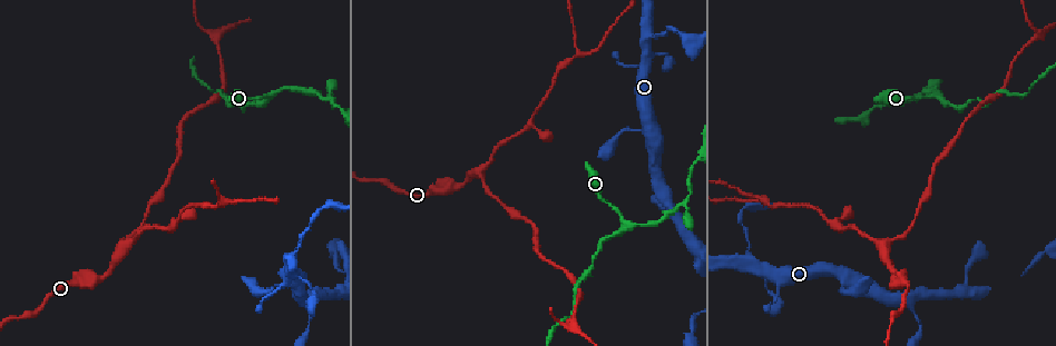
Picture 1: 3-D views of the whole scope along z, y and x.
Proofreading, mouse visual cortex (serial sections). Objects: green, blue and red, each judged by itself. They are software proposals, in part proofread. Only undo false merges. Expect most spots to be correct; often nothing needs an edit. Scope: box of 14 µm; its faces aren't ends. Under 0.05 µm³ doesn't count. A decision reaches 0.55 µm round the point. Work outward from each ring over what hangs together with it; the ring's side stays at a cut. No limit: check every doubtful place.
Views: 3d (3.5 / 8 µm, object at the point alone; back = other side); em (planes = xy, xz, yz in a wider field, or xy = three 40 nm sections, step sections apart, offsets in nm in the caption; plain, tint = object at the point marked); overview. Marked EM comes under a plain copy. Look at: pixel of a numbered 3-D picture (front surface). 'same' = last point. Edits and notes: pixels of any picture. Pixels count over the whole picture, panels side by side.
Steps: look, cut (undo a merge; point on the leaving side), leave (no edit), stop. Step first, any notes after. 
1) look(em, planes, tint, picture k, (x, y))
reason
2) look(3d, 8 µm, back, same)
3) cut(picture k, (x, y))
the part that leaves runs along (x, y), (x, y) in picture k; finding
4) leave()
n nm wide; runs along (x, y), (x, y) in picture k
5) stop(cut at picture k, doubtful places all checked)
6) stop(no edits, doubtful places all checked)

look(3d, 8 µm, picture 1, (121, 247))
side arm on a straight run

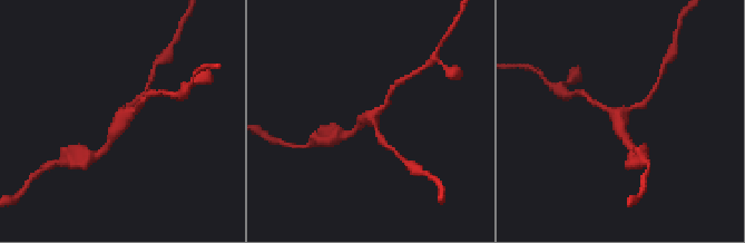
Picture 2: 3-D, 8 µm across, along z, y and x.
look(3d, 3.5 µm, back, picture 2, (123, 121))
zoom in

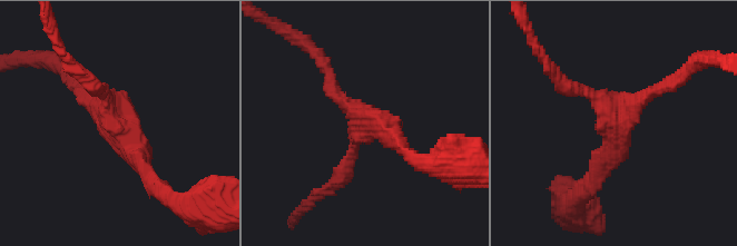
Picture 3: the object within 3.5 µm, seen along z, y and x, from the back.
look(em, xy, step 3, tint, picture 3, (114, 121))
3 arms; arms of 150, 200, 200 nm

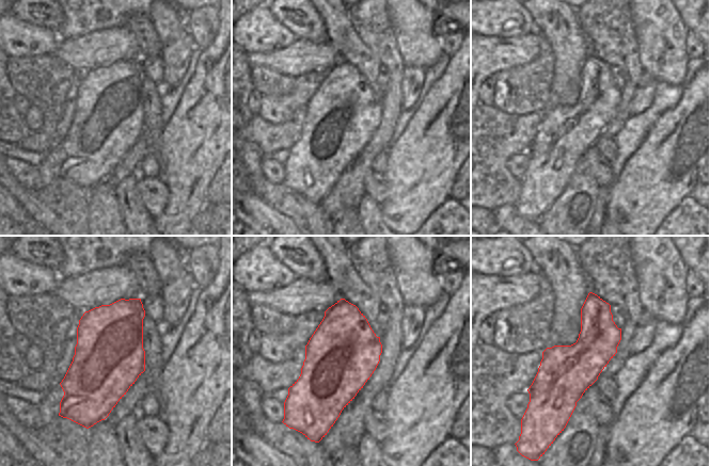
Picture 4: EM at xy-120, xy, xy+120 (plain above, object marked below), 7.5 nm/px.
leave()
runs along (149, 180), (105, 91), (91, 85) in picture 3; all the same cell

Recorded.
look(3d, 8 µm, picture 1, (767, 200))
three-way junction

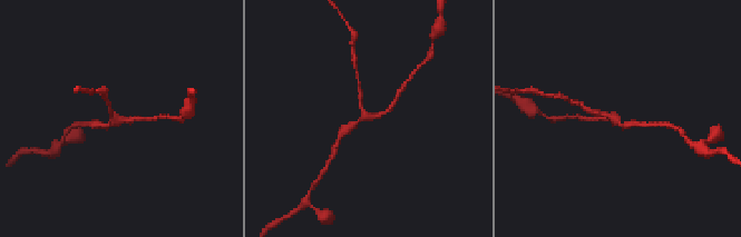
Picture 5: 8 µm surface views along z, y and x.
look(3d, 3.5 µm, back, picture 5, (113, 118))

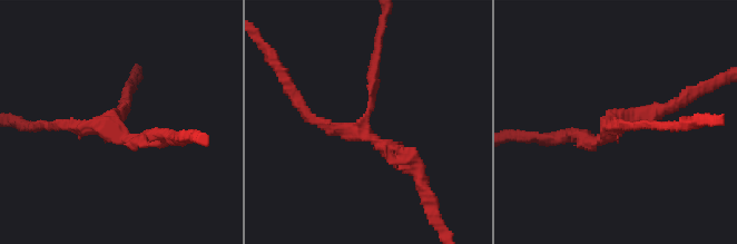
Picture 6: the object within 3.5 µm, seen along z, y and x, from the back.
look(em, xy, step 1, tint, picture 6, (112, 125))
now the EM

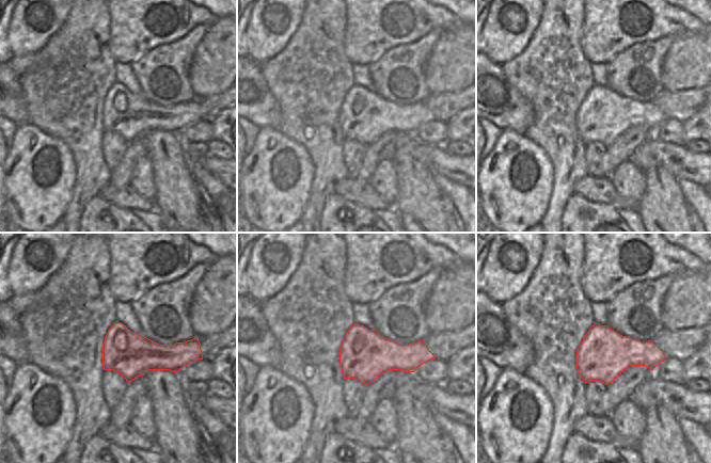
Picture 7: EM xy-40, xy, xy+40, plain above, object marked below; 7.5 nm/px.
leave()
3 arms; arms of 150, 150, 250 nm; runs along (420, 175), (369, 135), (314, 120), (296, 100) in picture 6; one cell here

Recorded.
look(3d, 3.5 µm, picture 1, (684, 201))
abrupt turn

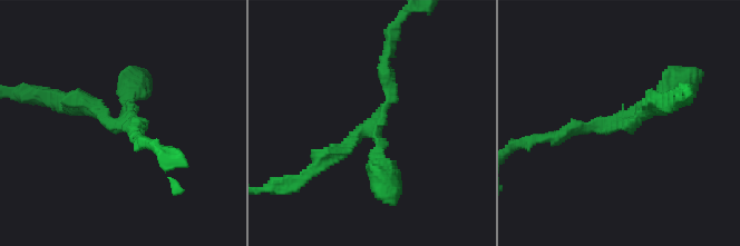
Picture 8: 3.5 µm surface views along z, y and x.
look(em, planes, tint, picture 8, (628, 125))

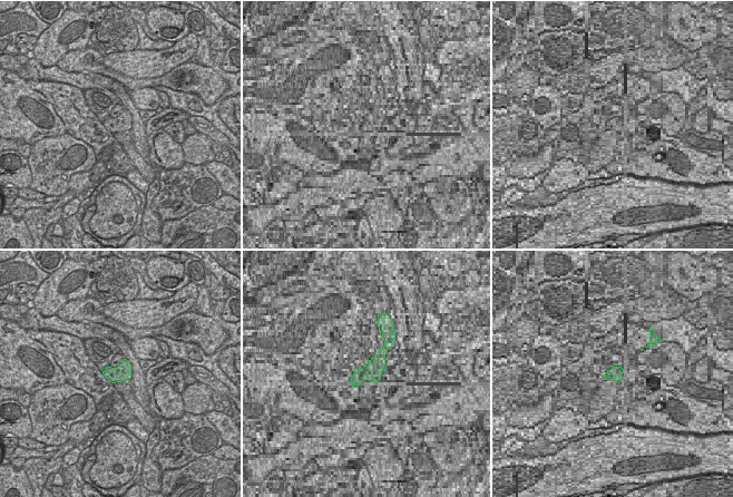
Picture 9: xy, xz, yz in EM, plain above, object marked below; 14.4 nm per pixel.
leave()
3 arms; arms of 200, 250, 250 nm; runs along (312, 170), (380, 116), (390, 99), (383, 68) in picture 8; one cell here

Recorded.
stop(no edits, doubtful places all checked)

